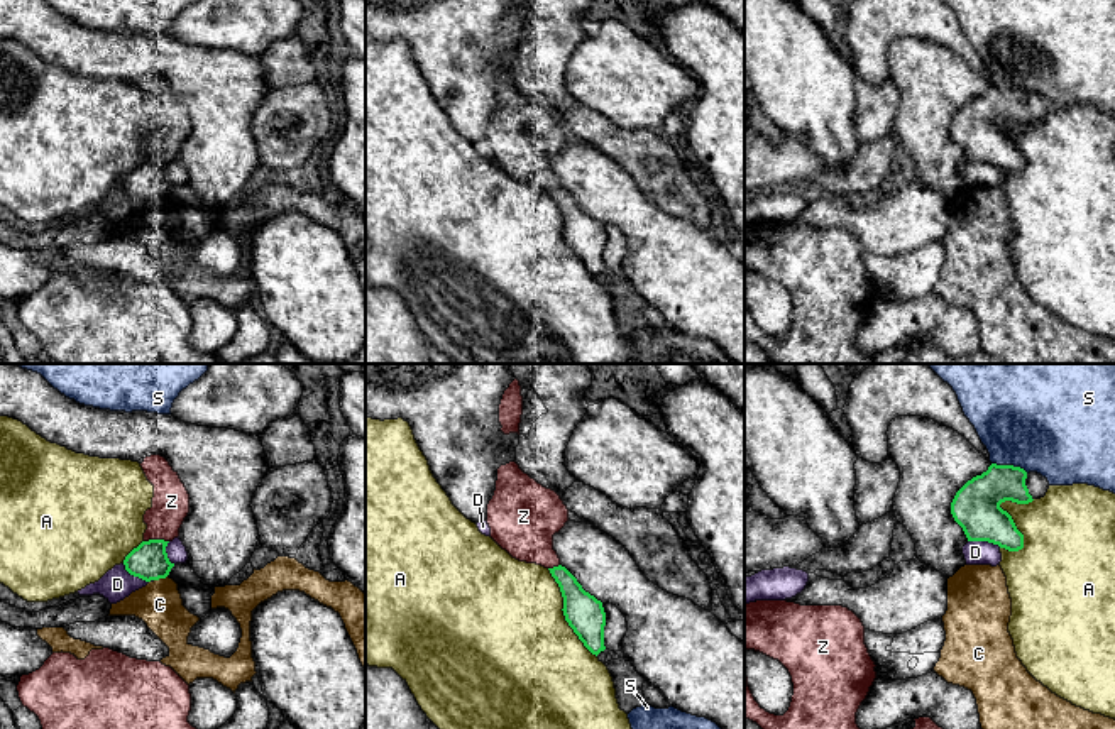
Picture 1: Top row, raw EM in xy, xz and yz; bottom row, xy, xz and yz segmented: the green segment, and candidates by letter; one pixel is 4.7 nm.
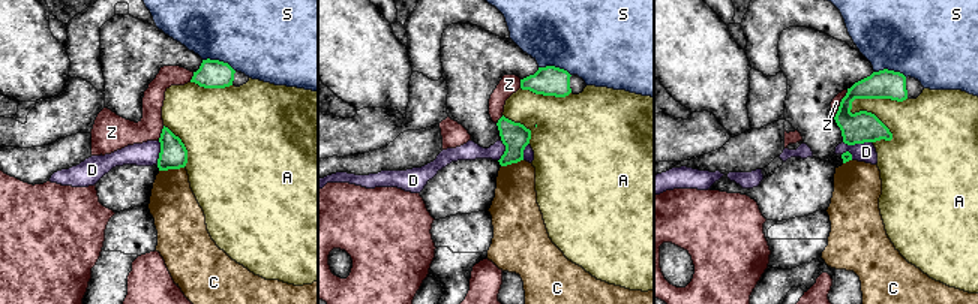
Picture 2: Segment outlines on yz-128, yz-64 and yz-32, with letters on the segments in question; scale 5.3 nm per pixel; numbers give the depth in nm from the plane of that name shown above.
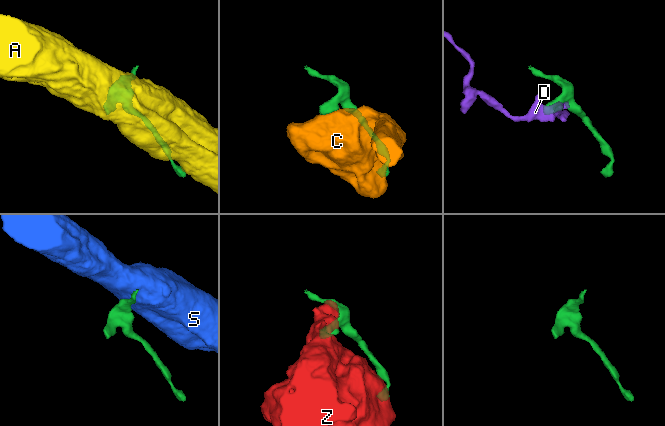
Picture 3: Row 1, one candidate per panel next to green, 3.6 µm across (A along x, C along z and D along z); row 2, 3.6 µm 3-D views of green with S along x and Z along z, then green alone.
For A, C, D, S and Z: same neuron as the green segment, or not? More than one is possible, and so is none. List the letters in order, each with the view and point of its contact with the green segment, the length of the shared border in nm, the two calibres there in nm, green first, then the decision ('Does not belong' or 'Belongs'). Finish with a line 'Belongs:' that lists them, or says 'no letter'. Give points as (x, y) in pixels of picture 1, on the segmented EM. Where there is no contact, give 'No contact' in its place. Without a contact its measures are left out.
A: Touches green at yz (1012, 520). Shared border 280 nm. Thickness 220 nm (green) against 380 nm. Does not belong
C: Touches green at xy (159, 577). Shared border 70 nm. Thickness 180 nm (green) against 220 nm. Does not belong
D: Touches green at xy (137, 575). Shared border 170 nm. Thickness 180 nm (green) against 150 nm. Does not belong
S: Touches green at yz (1010, 465). Shared border 180 nm. Thickness 220 nm (green) against 480 nm. Does not belong
Z: Touches green at xy (156, 540). Shared border 120 nm. Thickness 180 nm (green) against 180 nm. Does not belong
Belongs: no letter

